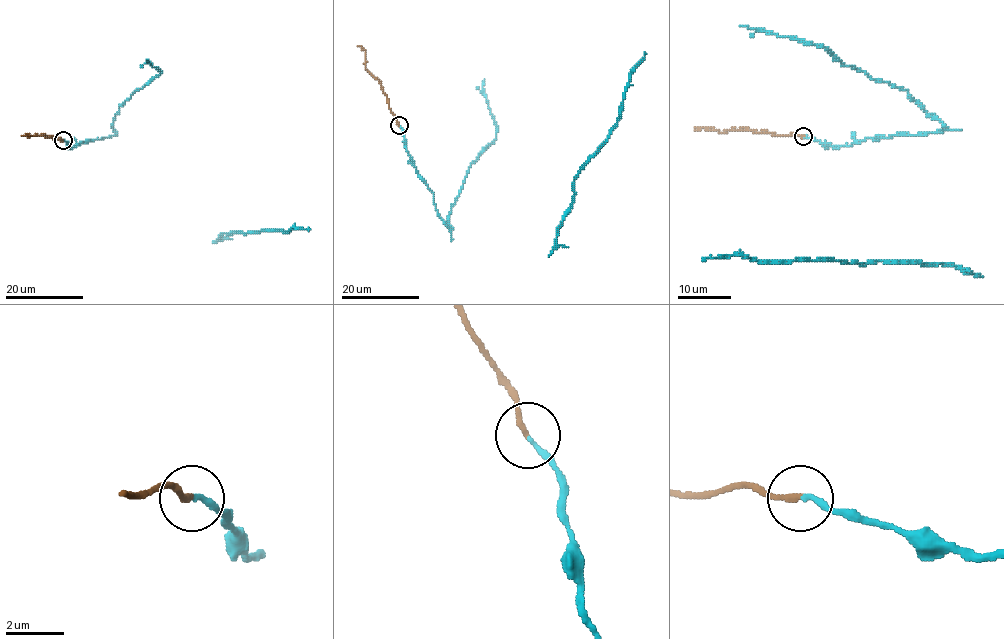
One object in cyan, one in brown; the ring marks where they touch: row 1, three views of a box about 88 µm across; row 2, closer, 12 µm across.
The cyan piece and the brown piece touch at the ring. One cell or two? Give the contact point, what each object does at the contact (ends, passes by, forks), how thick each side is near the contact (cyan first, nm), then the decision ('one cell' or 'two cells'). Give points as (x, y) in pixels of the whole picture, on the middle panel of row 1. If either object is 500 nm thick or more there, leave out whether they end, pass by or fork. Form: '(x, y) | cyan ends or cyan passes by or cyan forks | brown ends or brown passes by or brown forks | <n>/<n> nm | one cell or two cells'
(399, 125) | cyan ends | brown ends | 160/190 nm | one cell

